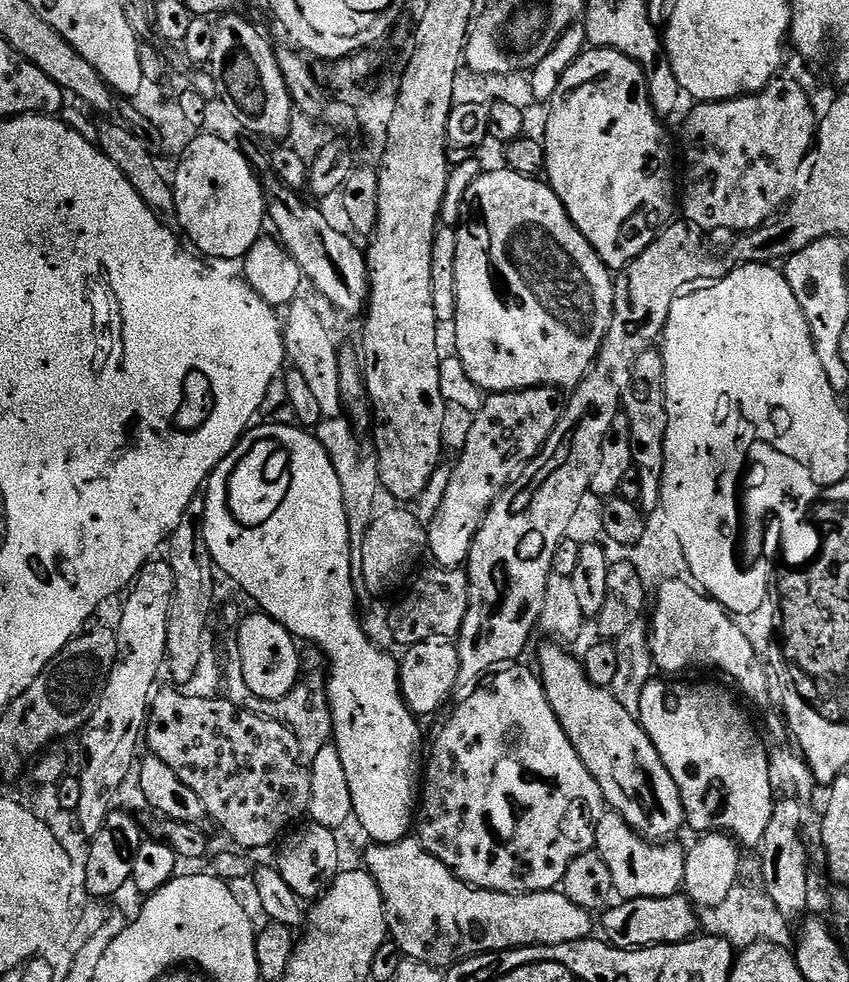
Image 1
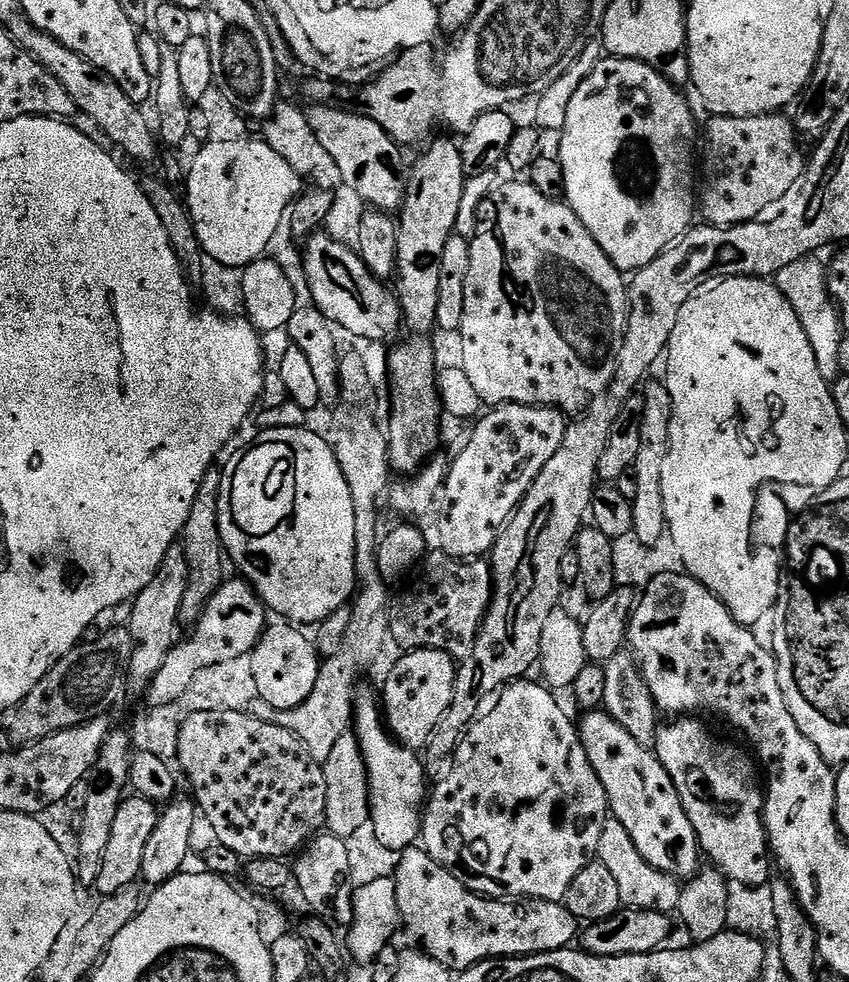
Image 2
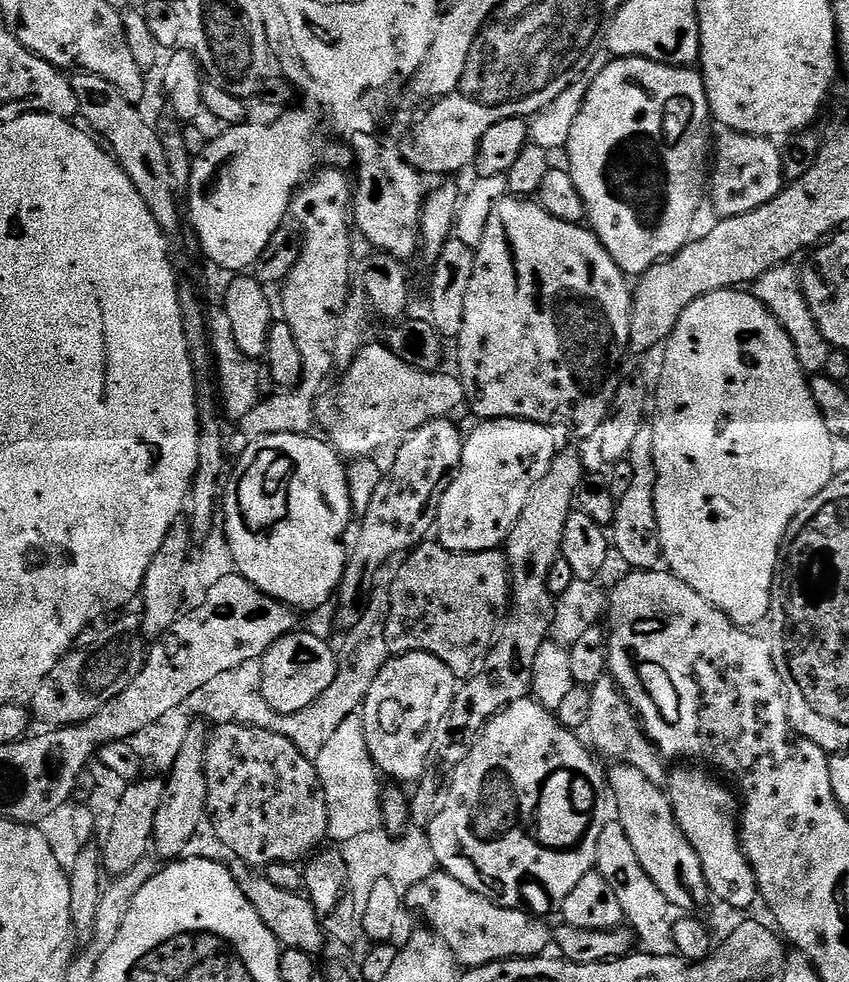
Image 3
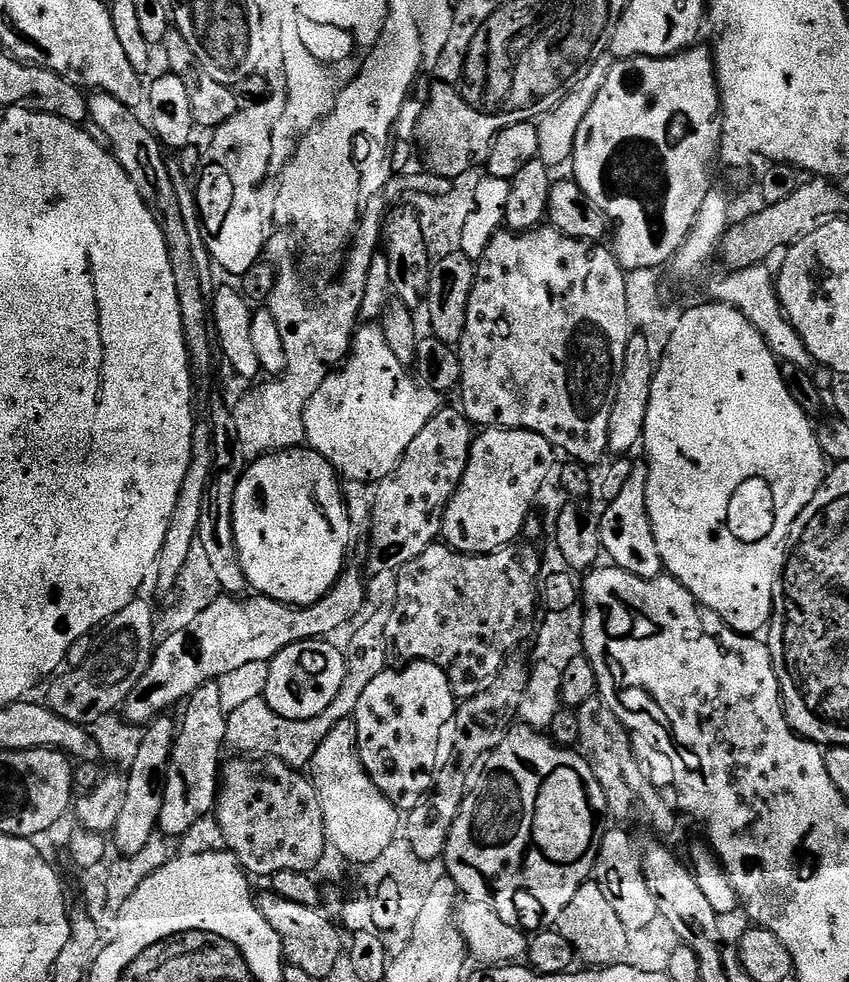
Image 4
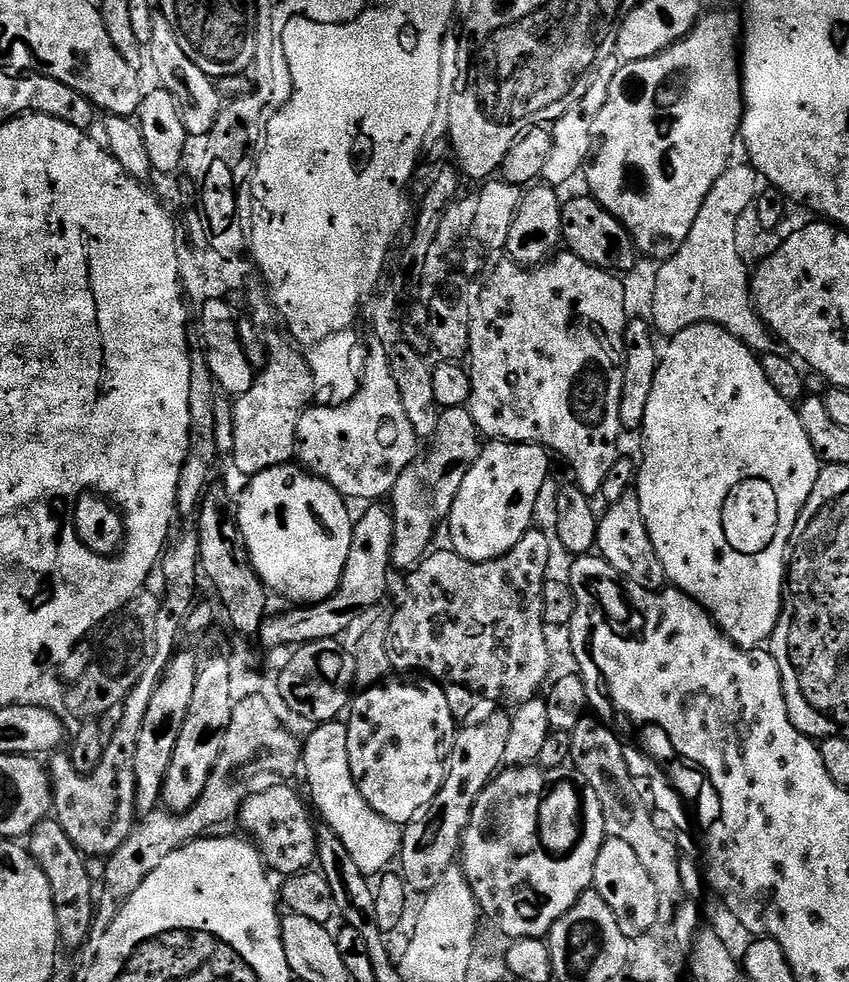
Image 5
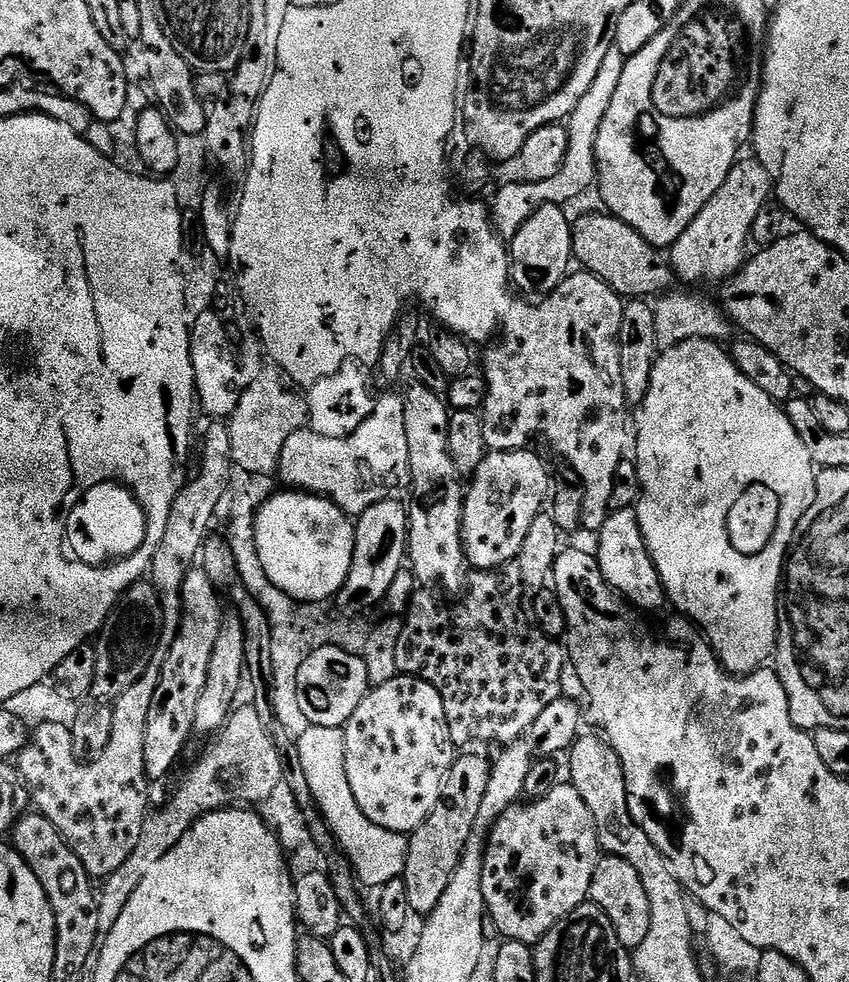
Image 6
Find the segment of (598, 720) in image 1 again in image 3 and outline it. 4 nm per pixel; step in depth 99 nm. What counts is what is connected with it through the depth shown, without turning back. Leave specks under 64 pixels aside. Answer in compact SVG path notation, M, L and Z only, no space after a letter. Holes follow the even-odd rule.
M627 766L613 767L612 796L616 799L618 822L624 827L626 838L630 838L630 846L634 846L634 854L646 870L646 874L662 890L669 905L684 904L691 898L688 888L705 887L704 871L700 865L700 855L684 836L676 815L672 812L669 793L663 787L655 785L642 774L642 770Z

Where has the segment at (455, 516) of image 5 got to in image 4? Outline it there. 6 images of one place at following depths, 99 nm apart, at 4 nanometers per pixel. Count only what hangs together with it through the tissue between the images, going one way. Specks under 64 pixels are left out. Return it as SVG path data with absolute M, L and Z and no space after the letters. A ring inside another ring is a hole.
M517 428L483 429L473 439L466 474L444 515L443 543L473 556L509 547L528 515L533 515L539 488L553 475L552 455L552 443L542 434Z

